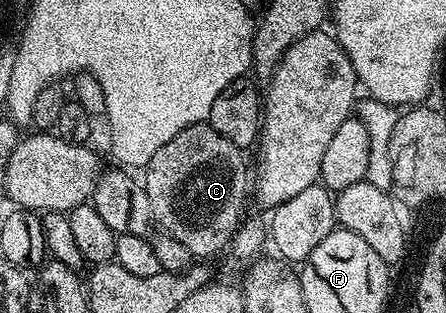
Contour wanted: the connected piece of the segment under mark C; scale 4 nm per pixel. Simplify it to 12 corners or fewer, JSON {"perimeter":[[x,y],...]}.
{"perimeter":[[206,121],[145,167],[151,216],[199,260],[249,198],[244,151]]}

